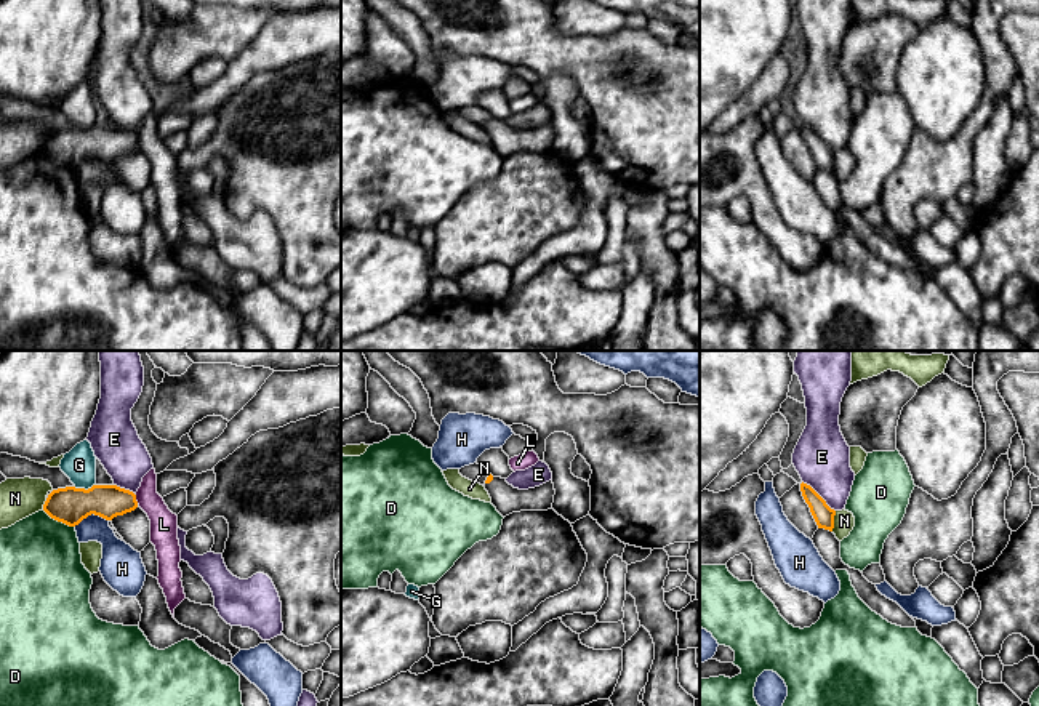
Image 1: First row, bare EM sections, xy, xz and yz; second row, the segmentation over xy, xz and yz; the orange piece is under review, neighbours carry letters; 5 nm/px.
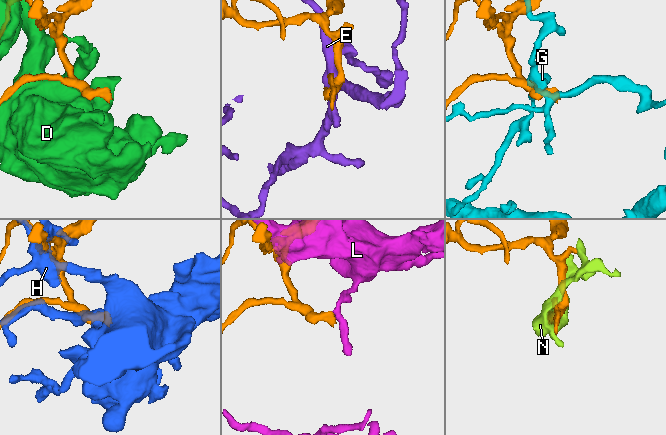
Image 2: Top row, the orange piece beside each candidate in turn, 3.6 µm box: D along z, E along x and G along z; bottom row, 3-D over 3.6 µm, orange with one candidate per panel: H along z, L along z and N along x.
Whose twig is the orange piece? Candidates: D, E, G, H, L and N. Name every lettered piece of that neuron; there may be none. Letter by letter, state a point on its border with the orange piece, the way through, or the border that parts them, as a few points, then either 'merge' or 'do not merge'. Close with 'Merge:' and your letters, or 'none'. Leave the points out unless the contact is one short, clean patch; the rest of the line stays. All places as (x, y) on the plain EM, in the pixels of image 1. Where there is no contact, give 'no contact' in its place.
D: contact xy (60, 162); do not merge
E: contact yz (818, 136); do not merge
G: contact xy (84, 130); border xy (95, 125), (87, 130), (74, 128); do not merge
H: contact xy (90, 156); do not merge
L: contact xy (135, 141); do not merge
N: contact yz (833, 162); do not merge
Merge: none

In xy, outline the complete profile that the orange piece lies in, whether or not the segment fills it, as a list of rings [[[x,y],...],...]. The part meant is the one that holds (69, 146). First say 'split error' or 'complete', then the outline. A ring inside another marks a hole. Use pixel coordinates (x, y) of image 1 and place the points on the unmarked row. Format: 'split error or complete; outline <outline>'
complete; outline [[[93,126],[91,130],[66,128],[53,131],[43,152],[69,168],[78,166],[94,155],[106,162],[123,157],[138,149],[136,136],[117,126]]]

